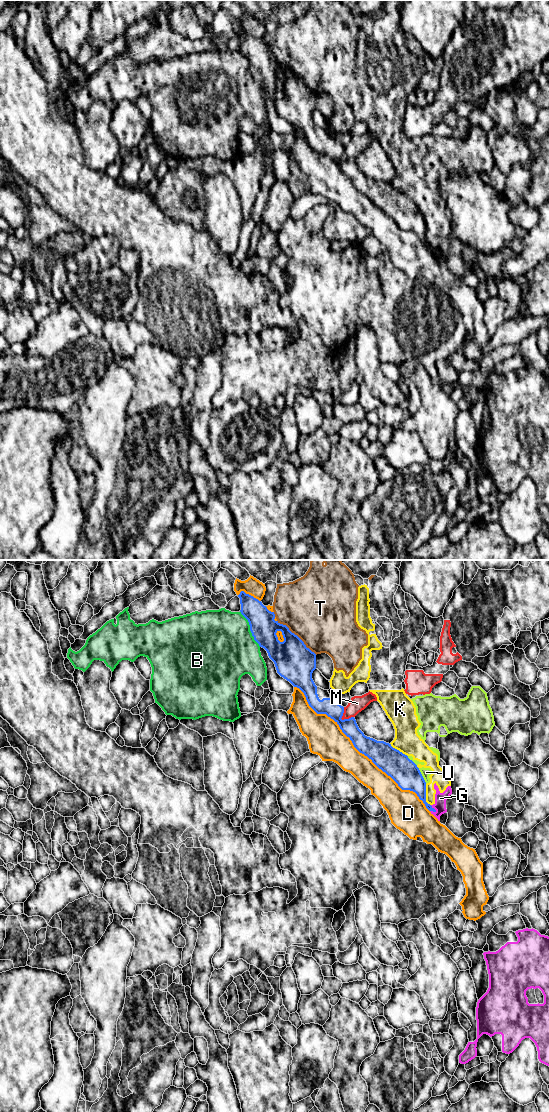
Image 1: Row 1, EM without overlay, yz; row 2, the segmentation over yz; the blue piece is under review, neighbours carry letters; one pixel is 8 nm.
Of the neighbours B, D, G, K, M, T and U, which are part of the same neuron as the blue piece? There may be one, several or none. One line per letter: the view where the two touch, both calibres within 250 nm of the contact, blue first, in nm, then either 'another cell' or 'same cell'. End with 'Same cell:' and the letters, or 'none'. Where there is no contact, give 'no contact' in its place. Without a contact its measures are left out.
B: meets blue in yz; 220 nm thick on the blue side, 500 nm on the other; another cell
D: meets blue in yz; 200 nm thick on the blue side, 280 nm on the other; another cell
G: meets blue in yz; 140 nm thick on the blue side, 100 nm on the other; another cell
K: meets blue in yz; 220 nm thick on the blue side, 120 nm on the other; another cell
M: meets blue in yz; 140 nm thick on the blue side, 130 nm on the other; another cell
T: meets blue in yz; 300 nm thick on the blue side, 500 nm on the other; another cell
U: meets blue in yz; 220 nm thick on the blue side, 80 nm on the other; another cell
Same cell: none

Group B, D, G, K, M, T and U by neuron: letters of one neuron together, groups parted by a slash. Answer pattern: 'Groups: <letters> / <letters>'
Groups: B / D / G K T U / M

